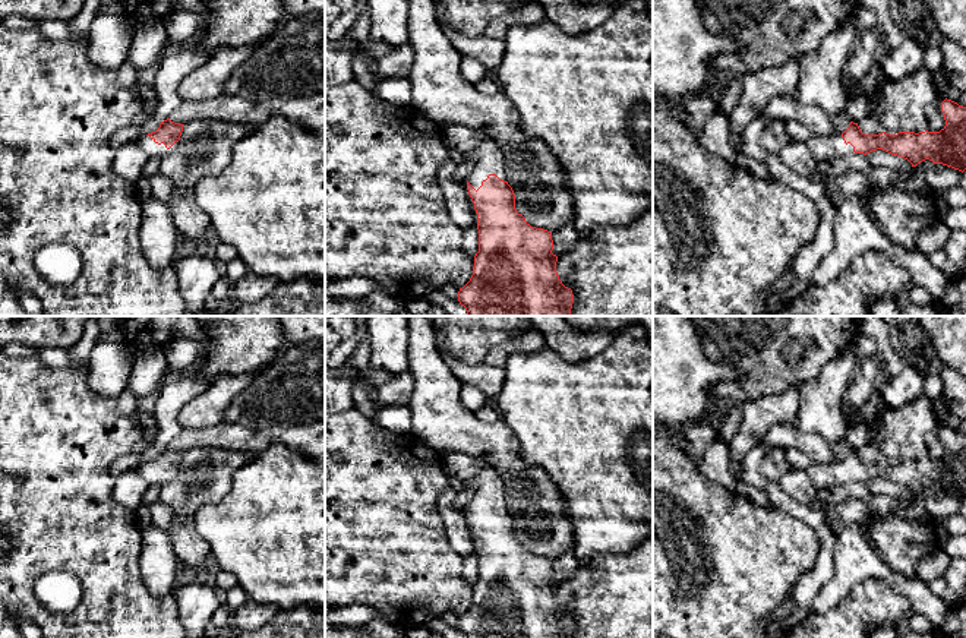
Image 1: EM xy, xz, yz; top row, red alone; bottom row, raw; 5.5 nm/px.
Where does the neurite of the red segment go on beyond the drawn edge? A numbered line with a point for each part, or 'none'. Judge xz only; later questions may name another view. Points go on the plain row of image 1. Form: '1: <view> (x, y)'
1: xz (488, 486)

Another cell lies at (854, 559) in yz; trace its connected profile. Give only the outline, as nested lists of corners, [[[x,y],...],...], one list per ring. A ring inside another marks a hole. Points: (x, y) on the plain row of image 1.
[[[850,524],[837,534],[833,562],[836,574],[815,594],[808,613],[828,612],[855,584],[874,577],[906,597],[912,604],[912,613],[926,616],[934,629],[943,623],[948,609],[946,598],[935,596],[918,577],[909,578],[888,568],[868,546],[862,524]]]

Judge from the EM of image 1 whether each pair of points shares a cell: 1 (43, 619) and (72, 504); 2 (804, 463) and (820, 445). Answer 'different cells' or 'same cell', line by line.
1: same cell
2: different cells

